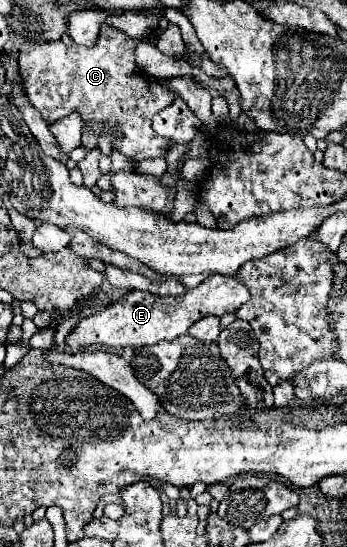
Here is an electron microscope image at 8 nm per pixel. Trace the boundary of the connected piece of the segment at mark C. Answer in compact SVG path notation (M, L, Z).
M101 26L99 38L93 46L65 46L59 40L51 40L47 46L47 42L27 38L19 48L17 60L21 64L19 74L25 82L29 102L49 124L73 110L79 110L85 124L93 126L95 132L99 132L105 122L109 126L119 124L123 132L119 150L135 162L167 156L173 140L157 136L151 128L151 118L173 102L176 92L163 87L160 79L141 74L133 58L135 42L139 42L139 38L129 38L109 26Z

